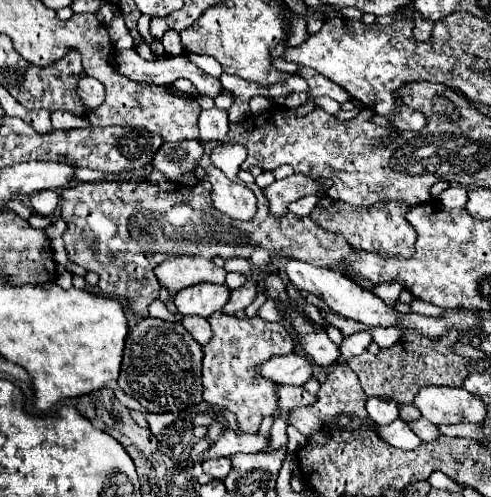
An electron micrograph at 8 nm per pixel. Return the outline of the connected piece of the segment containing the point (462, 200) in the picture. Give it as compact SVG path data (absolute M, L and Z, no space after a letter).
M450 185L444 193L442 193L442 197L440 197L440 201L442 201L442 205L446 205L446 207L464 207L466 205L466 199L468 199L468 191L462 187L462 185Z

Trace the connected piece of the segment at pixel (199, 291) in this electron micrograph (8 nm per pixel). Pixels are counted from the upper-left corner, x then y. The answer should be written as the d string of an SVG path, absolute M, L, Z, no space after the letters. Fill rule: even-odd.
M198 283L194 287L178 291L174 305L182 315L210 317L212 313L220 311L228 299L230 299L230 289L226 285Z

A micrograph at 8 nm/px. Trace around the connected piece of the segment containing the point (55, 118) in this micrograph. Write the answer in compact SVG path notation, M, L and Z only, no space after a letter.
M56 111L52 113L52 125L54 129L74 129L74 127L86 127L90 123L86 117L76 117L68 111Z

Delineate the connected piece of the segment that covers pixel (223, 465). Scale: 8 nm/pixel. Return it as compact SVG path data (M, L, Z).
M218 457L218 459L208 459L208 461L204 461L202 467L204 467L204 473L208 473L210 477L214 477L214 479L224 479L224 477L230 473L232 463L230 463L230 459L226 459L226 457Z

